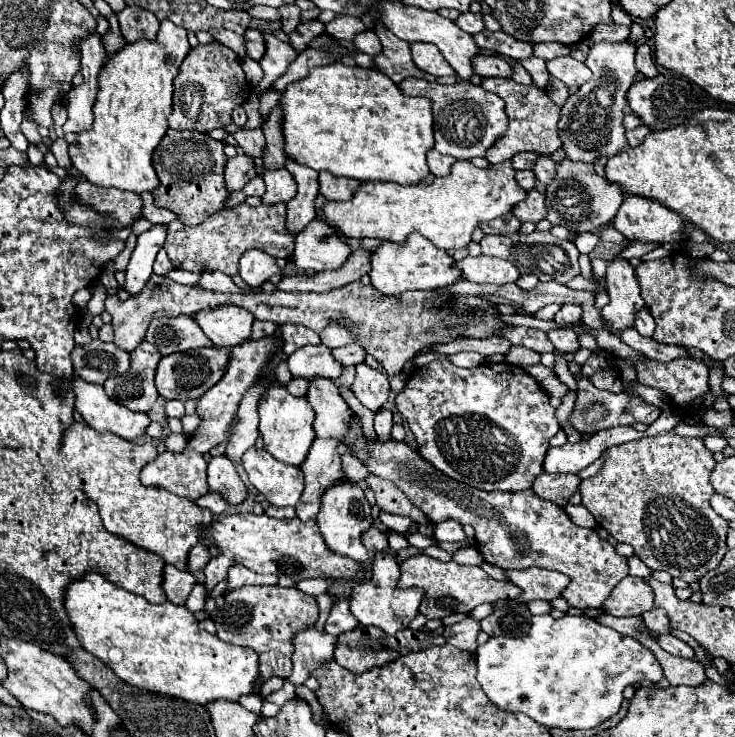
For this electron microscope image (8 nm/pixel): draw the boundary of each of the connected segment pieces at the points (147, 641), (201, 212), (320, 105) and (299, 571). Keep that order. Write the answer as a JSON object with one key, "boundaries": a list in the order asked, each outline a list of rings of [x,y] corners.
{"boundaries":[[[[88,573],[72,581],[72,585],[68,585],[66,589],[68,591],[64,593],[64,607],[74,627],[74,633],[80,639],[80,647],[106,663],[124,683],[162,695],[172,695],[196,705],[204,705],[212,699],[222,697],[228,701],[238,701],[240,695],[252,693],[254,681],[260,677],[256,651],[248,647],[228,645],[216,635],[200,629],[198,621],[184,605],[174,605],[168,601],[152,605],[144,597],[120,589],[100,573]]],[[[168,129],[160,145],[152,153],[152,165],[158,173],[160,187],[152,191],[154,205],[164,207],[178,215],[188,227],[200,225],[206,217],[224,209],[228,191],[224,187],[224,167],[228,157],[224,155],[224,143],[198,131],[174,131]]],[[[332,63],[330,67],[316,67],[308,79],[290,83],[282,93],[282,135],[284,153],[292,161],[306,165],[314,171],[330,171],[336,177],[360,179],[360,181],[396,181],[396,183],[418,183],[428,175],[426,153],[434,147],[432,113],[428,99],[400,95],[398,85],[386,75],[374,69],[346,67]]],[[[234,513],[222,515],[220,519],[214,519],[210,525],[202,525],[200,529],[200,543],[204,547],[214,545],[222,555],[234,559],[254,573],[274,573],[278,577],[288,575],[294,581],[308,577],[324,579],[324,575],[336,575],[336,579],[362,577],[360,563],[352,563],[352,559],[330,553],[328,547],[324,547],[324,539],[316,527],[316,521],[300,523],[296,517],[272,519],[268,515]]]]}

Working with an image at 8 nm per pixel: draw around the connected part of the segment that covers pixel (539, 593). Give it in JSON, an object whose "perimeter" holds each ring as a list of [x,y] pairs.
{"perimeter":[[[538,567],[524,569],[524,571],[508,569],[504,573],[506,573],[506,579],[510,583],[514,583],[522,589],[522,595],[520,595],[522,603],[530,603],[530,601],[536,601],[536,599],[552,601],[568,585],[568,577],[564,573],[538,569]]]}

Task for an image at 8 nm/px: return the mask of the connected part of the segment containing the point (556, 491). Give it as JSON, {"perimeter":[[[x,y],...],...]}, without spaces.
{"perimeter":[[[544,473],[544,475],[536,477],[536,481],[532,483],[532,491],[538,497],[564,507],[568,503],[568,497],[578,491],[578,485],[580,485],[578,475],[562,475],[562,473],[548,475],[548,473]]]}

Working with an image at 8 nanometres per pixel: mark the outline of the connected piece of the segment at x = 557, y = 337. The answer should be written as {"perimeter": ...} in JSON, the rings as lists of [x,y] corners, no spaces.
{"perimeter":[[[560,327],[556,331],[550,331],[548,333],[548,339],[554,343],[554,347],[560,351],[560,353],[576,353],[580,349],[580,341],[578,341],[578,335],[566,327]]]}

